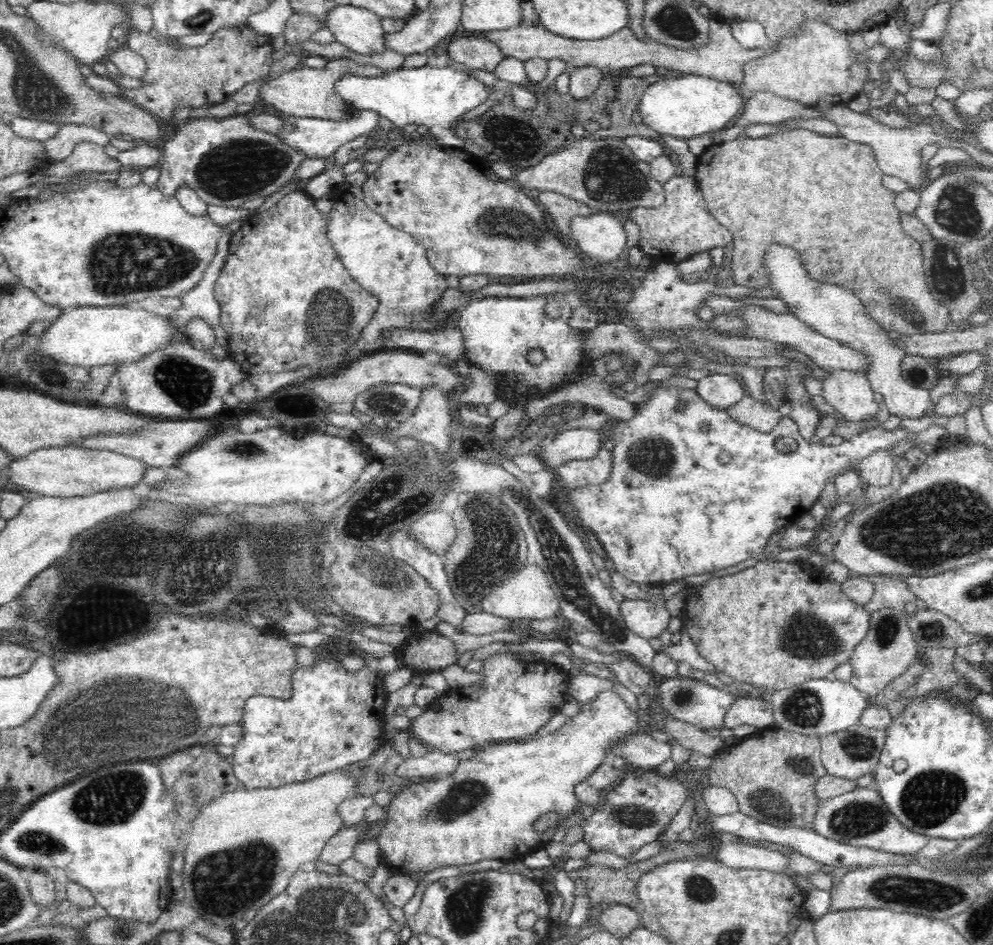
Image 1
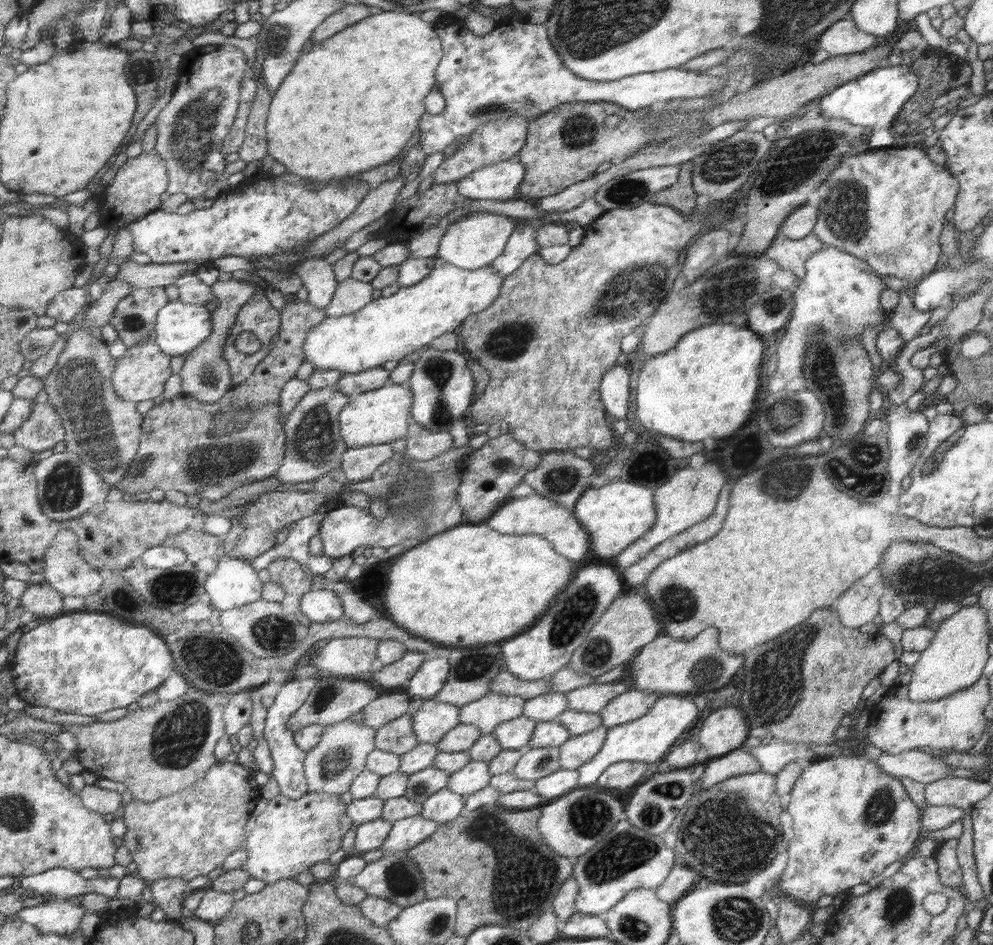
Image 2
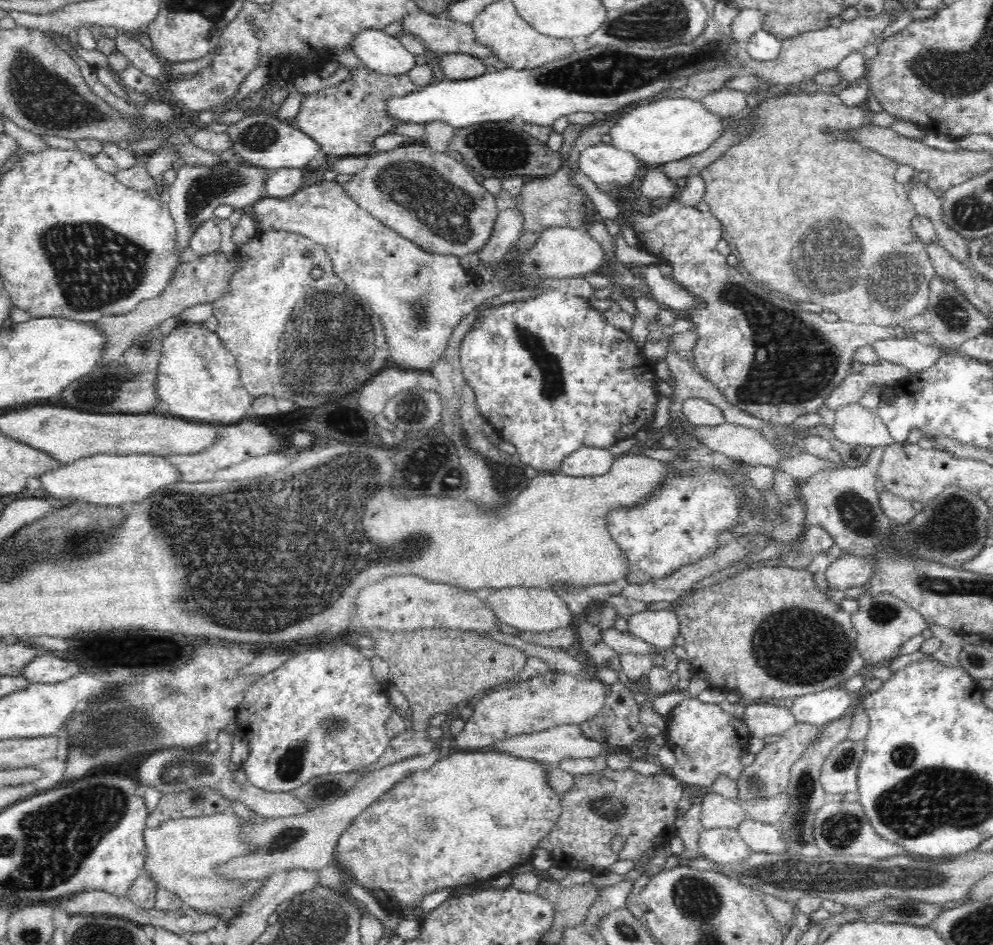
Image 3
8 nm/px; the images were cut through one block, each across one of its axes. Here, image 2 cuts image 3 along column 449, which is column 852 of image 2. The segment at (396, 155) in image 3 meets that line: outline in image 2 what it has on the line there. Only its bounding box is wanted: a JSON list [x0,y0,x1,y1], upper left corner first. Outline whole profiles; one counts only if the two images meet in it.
[812,146,959,280]

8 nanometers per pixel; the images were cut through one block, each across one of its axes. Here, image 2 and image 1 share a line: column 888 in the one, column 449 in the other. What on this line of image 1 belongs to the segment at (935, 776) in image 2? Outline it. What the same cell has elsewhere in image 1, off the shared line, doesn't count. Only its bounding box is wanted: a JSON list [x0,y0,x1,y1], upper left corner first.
[396,748,460,781]

